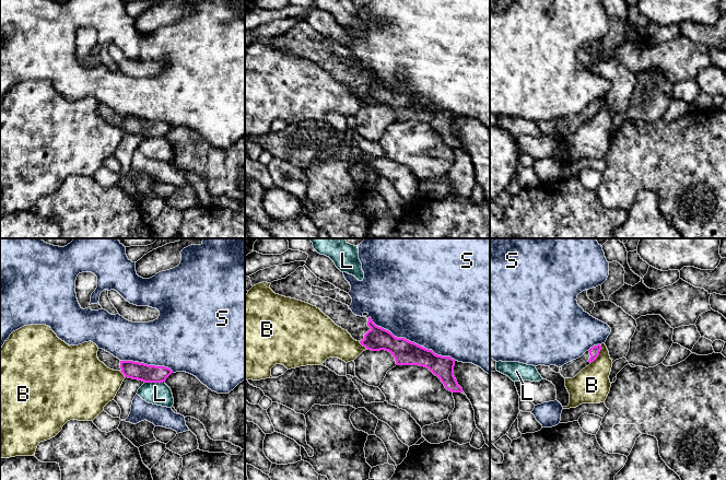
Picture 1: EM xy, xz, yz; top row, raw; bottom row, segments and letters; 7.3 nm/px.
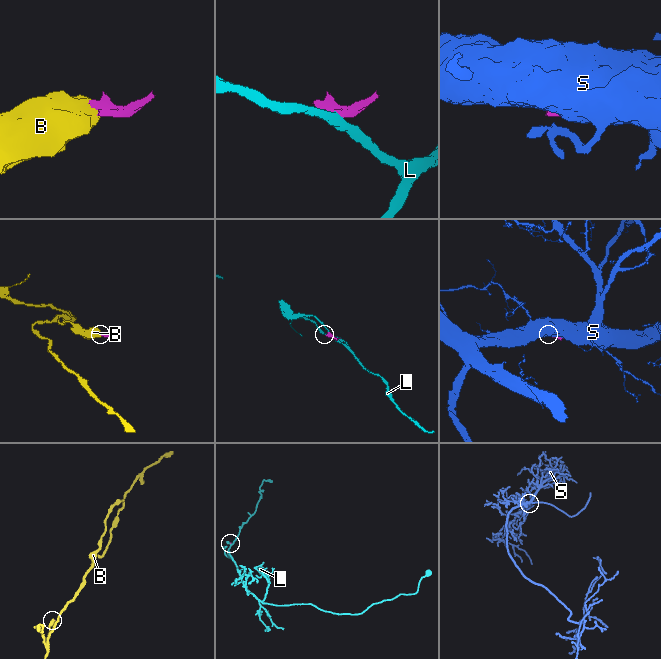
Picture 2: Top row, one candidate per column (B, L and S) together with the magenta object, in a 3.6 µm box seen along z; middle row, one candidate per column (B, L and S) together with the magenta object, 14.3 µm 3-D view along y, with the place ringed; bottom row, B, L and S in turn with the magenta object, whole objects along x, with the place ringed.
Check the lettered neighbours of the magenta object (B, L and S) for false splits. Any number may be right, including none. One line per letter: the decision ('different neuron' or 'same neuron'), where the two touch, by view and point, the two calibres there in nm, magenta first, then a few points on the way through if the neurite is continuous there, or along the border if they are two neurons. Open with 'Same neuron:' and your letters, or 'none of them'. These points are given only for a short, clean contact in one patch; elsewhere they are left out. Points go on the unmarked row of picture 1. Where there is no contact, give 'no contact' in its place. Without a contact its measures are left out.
Same neuron: none of them
B: different neuron | yz (598, 109) | 80/280 nm | along yz (600, 100), (598, 110), (590, 118)
L: different neuron | xy (154, 137) | 130/170 nm | along xy (164, 136), (144, 138)
S: different neuron | xz (410, 96) | 180/500 nm

